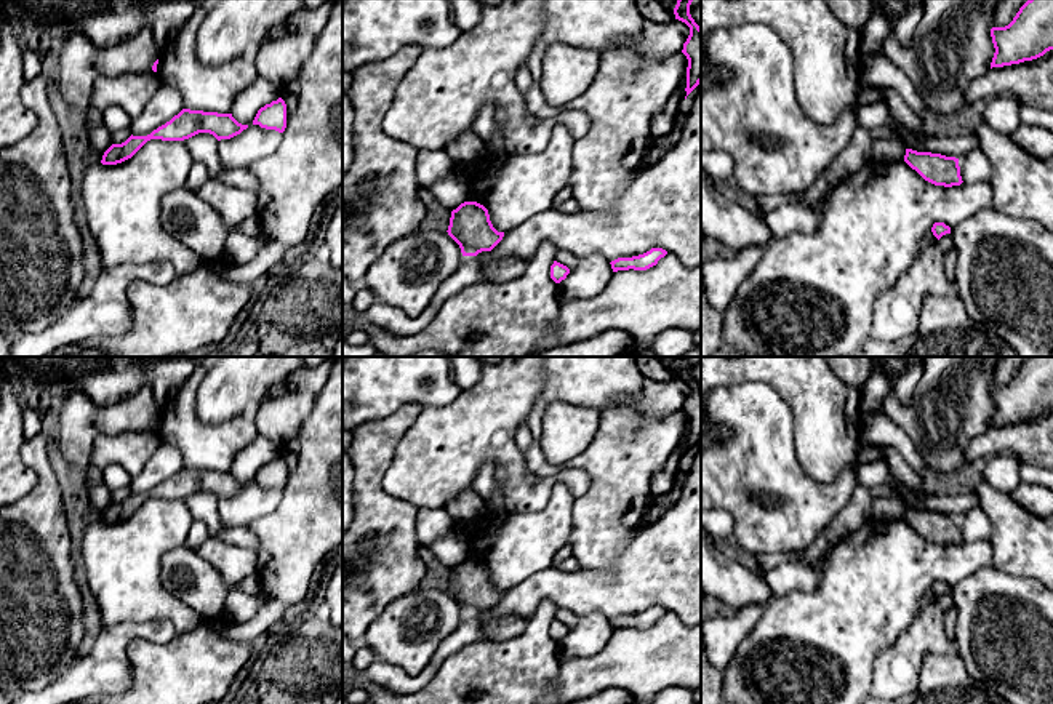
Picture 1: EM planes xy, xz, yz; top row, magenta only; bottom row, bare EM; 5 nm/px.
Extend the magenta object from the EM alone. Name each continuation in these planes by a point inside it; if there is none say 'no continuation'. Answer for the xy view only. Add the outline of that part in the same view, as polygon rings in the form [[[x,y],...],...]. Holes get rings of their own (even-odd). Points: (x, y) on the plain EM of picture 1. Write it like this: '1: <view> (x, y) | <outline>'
no continuation

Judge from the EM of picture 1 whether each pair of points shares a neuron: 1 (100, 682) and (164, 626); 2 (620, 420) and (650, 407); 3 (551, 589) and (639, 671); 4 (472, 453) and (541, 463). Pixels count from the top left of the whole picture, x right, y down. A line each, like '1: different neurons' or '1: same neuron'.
1: same neuron
2: different neurons
3: different neurons
4: different neurons

